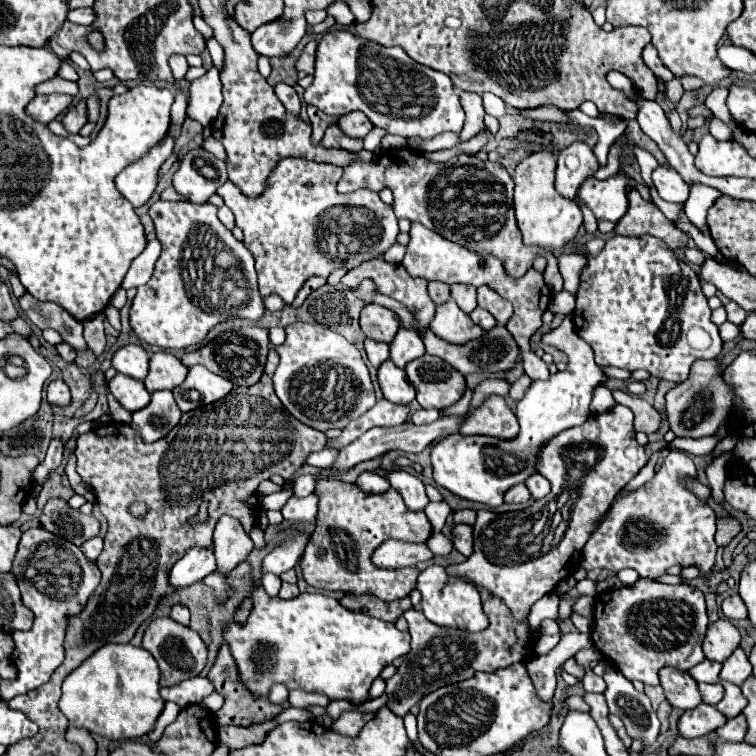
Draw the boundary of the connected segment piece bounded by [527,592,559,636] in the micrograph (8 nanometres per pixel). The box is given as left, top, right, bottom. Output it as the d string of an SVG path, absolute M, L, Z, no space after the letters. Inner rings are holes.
M555 592L543 596L529 612L529 626L531 626L531 634L539 634L539 624L545 620L545 618L557 618L557 610L559 610L559 596Z

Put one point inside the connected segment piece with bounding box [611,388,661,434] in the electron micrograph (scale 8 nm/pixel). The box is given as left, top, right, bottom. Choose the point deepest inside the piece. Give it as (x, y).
(647, 418)

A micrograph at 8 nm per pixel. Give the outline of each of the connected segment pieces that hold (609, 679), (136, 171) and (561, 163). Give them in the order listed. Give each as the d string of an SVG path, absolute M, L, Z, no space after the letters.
M609 668L603 674L603 680L607 684L607 690L603 694L609 712L617 714L623 720L625 730L633 740L643 740L643 748L653 744L659 736L659 718L651 708L649 698L637 692L617 668Z
M167 134L167 140L163 140L163 144L153 146L151 152L143 156L143 160L127 166L115 178L117 190L134 208L142 206L151 198L159 181L159 166L171 156L171 150L173 150L173 138L171 134Z
M577 140L569 148L561 150L557 156L557 170L555 170L555 188L565 198L575 198L579 184L597 172L597 160L591 148Z

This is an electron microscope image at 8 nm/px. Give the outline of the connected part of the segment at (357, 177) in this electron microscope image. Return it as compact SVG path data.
M397 148L385 150L371 164L347 166L343 178L337 184L337 190L353 192L357 188L371 188L377 192L385 186L389 186L393 192L393 210L397 218L419 222L471 252L487 252L497 256L503 262L507 276L511 278L521 278L527 270L533 268L537 256L545 256L545 284L554 294L563 288L557 258L549 250L541 250L539 246L525 246L521 242L521 232L515 222L513 202L509 198L499 200L501 196L513 196L513 178L501 164L489 160L481 162L475 156L467 154L451 158L443 164L433 164L413 150Z

